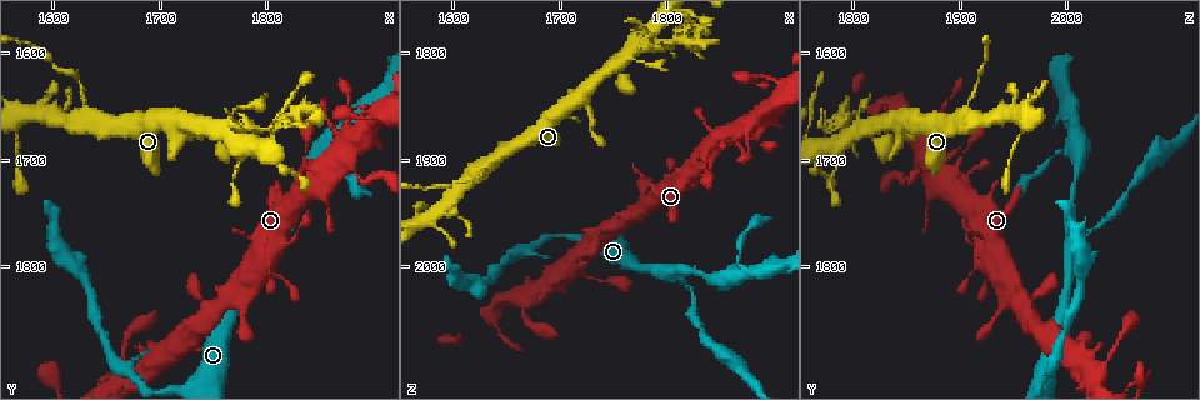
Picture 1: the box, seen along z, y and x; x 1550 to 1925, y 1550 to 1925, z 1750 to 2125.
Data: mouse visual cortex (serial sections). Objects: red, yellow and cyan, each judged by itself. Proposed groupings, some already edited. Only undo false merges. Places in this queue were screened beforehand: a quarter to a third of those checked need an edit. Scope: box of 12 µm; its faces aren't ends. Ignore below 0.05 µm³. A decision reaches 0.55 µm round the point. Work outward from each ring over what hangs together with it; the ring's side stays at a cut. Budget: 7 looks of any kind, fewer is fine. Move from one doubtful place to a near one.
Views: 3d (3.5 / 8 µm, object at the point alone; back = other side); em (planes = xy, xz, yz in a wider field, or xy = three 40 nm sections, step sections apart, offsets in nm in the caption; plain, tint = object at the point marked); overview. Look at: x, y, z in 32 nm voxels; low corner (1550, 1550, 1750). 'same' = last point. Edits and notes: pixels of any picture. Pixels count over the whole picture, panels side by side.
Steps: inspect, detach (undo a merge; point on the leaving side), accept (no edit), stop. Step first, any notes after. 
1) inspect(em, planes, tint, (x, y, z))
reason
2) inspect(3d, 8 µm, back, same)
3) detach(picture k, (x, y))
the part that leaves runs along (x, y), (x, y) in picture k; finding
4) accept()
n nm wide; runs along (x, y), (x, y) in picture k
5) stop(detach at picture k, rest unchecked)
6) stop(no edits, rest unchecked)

inspect(3d, 3.5 µm, (1772, 1686, 1790))
narrows sharply

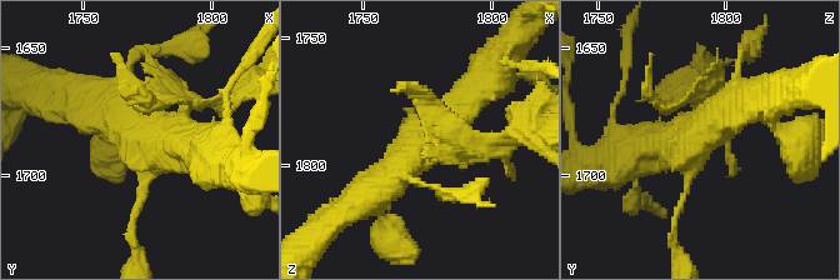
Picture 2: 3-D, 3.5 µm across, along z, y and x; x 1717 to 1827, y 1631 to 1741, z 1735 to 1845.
inspect(em, planes, tint, (1772, 1684, 1791))

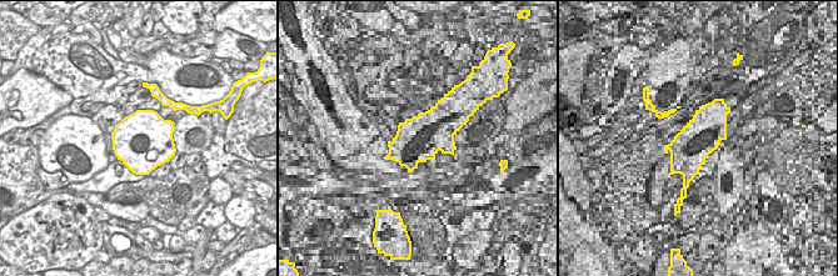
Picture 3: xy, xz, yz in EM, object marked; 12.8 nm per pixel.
inspect(em, xy, step 1, tint, same)
cut it another way

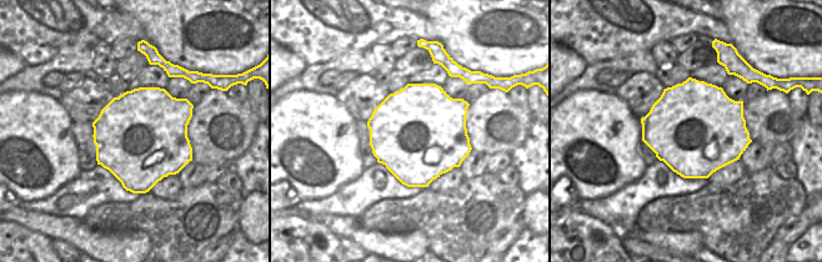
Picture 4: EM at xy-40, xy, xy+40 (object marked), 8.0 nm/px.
detach(picture 2, (683, 98))
the part that leaves runs along (456, 160), (506, 135), (540, 144) in picture 2; a second cell is stuck on

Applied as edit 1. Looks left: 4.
inspect(overview)
see it whole again

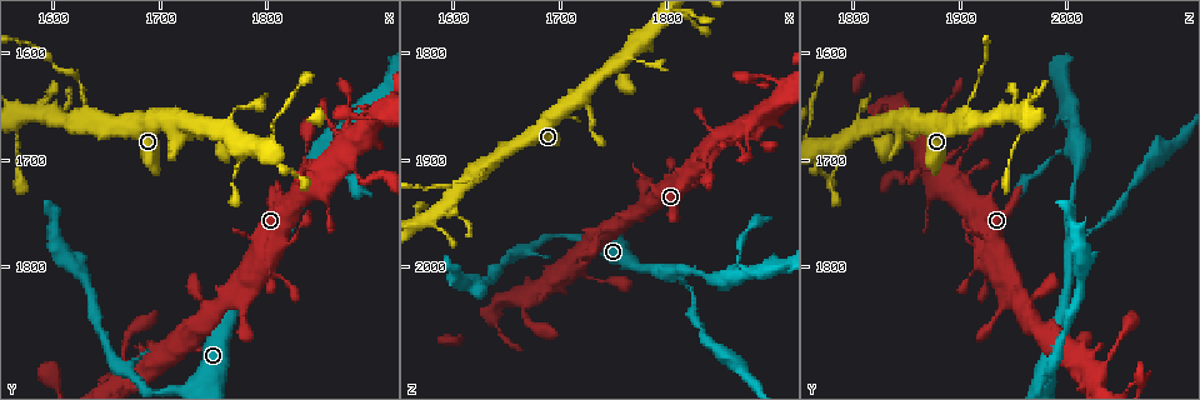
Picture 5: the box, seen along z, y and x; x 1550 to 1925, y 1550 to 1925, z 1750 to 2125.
inspect(3d, 8 µm, back, (1636, 1666, 1902))
three arms meet

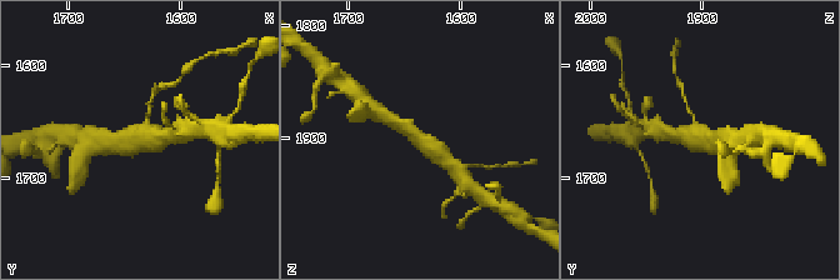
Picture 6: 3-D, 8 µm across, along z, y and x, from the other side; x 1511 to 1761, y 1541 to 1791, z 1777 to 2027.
inspect(3d, 3.5 µm, (1632, 1664, 1904))
closer look

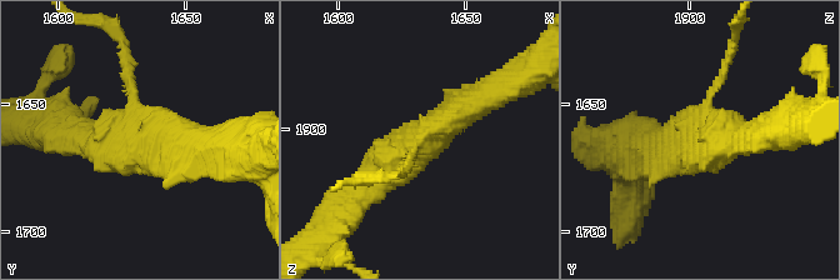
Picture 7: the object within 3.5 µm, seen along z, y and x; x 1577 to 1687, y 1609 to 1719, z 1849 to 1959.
inspect(em, xy, step 5, tint, (1634, 1663, 1905))
3 arms; arms of 100, 350, 350 nm

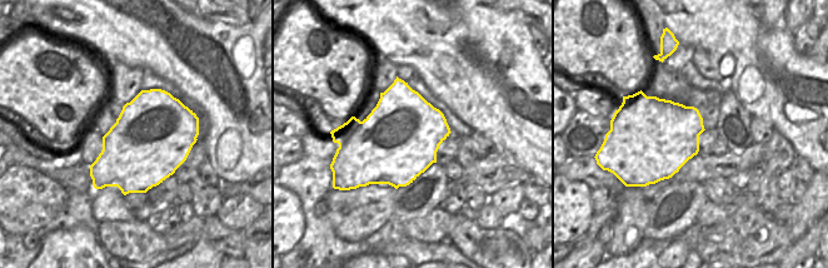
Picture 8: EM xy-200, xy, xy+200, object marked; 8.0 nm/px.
accept()
runs along (491, 93), (438, 128), (354, 195) in picture 7; all the same cell

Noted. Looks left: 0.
stop(detach at picture 2, rest unchecked)

